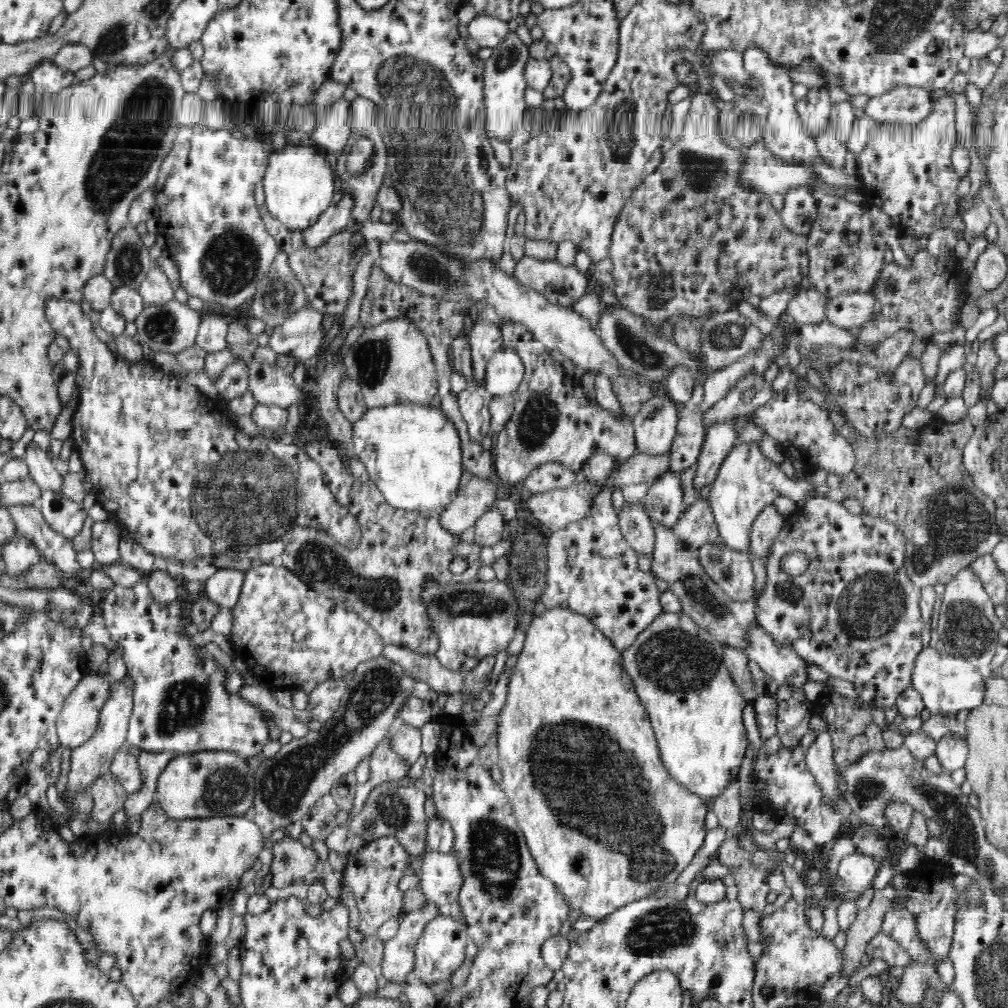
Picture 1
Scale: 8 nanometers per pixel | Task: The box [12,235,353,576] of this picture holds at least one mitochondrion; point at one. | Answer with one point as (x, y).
(228, 505)

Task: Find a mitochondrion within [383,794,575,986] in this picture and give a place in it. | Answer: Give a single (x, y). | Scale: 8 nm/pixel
(493, 849)

